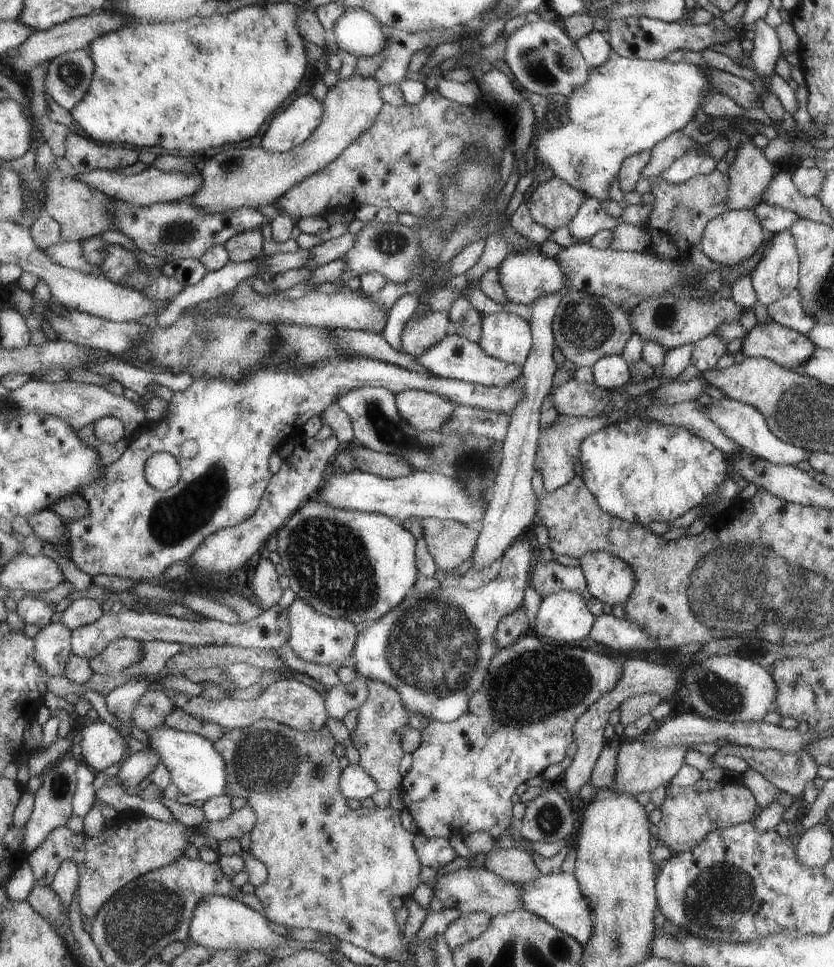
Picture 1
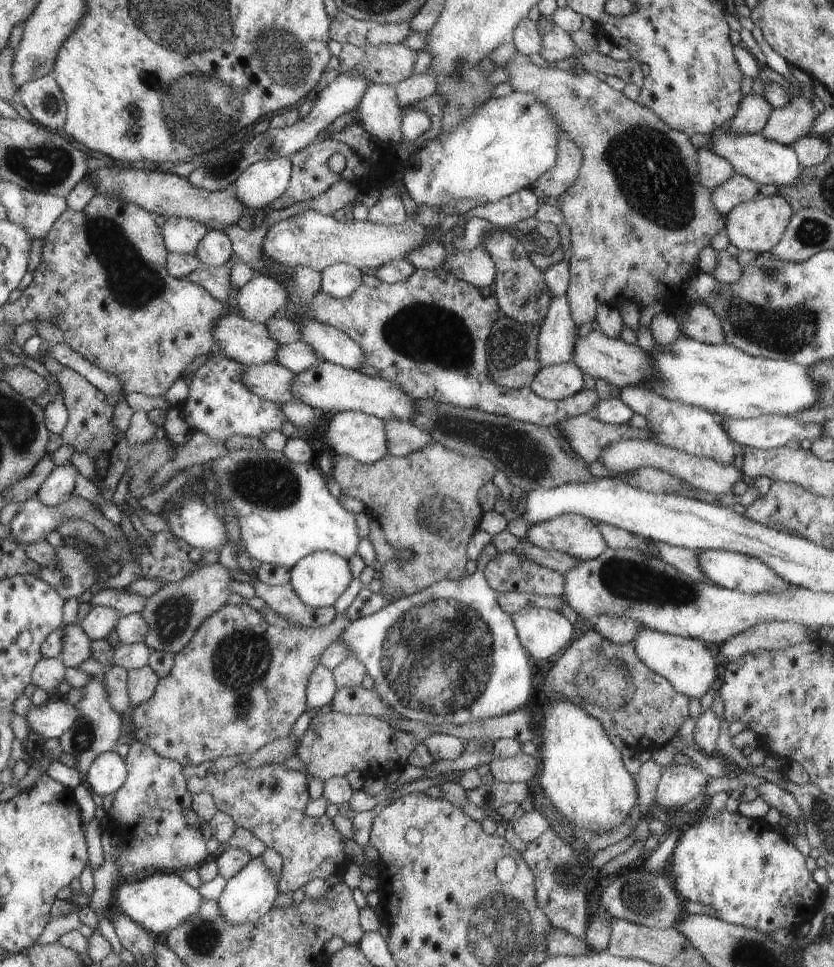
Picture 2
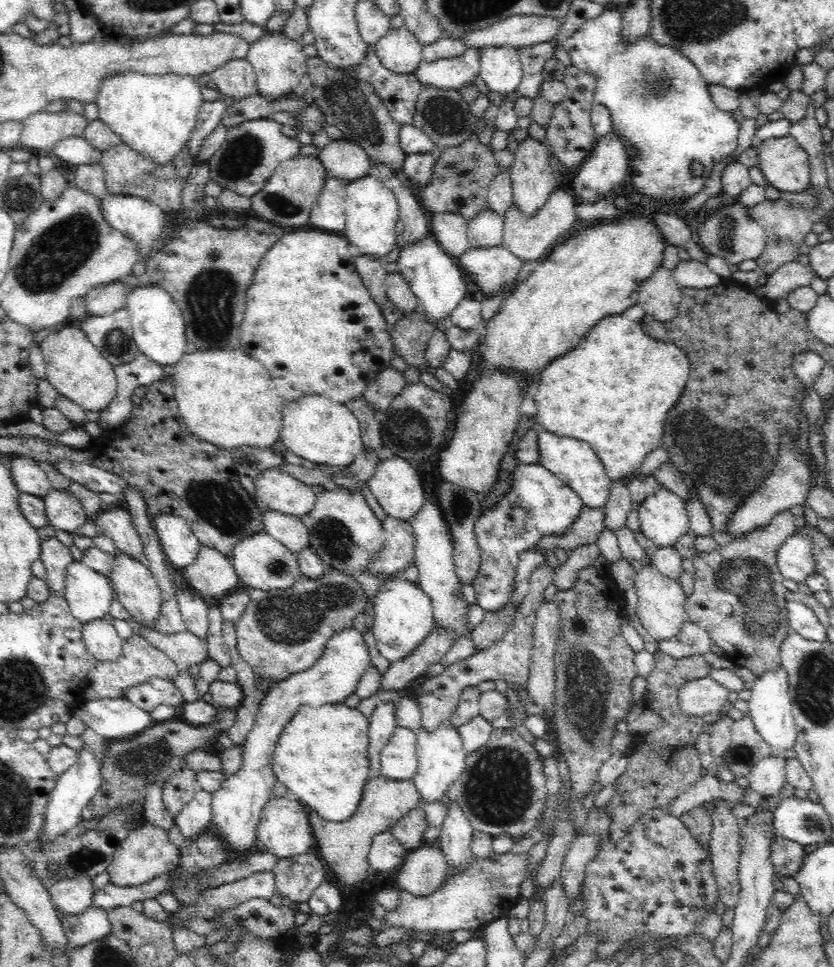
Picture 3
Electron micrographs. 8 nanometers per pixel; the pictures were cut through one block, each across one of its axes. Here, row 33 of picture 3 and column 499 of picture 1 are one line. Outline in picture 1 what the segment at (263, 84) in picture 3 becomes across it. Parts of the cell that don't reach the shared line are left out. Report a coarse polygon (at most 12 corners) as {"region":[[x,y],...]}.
{"region":[[543,253],[507,254],[496,268],[505,297],[531,305],[566,289]]}

